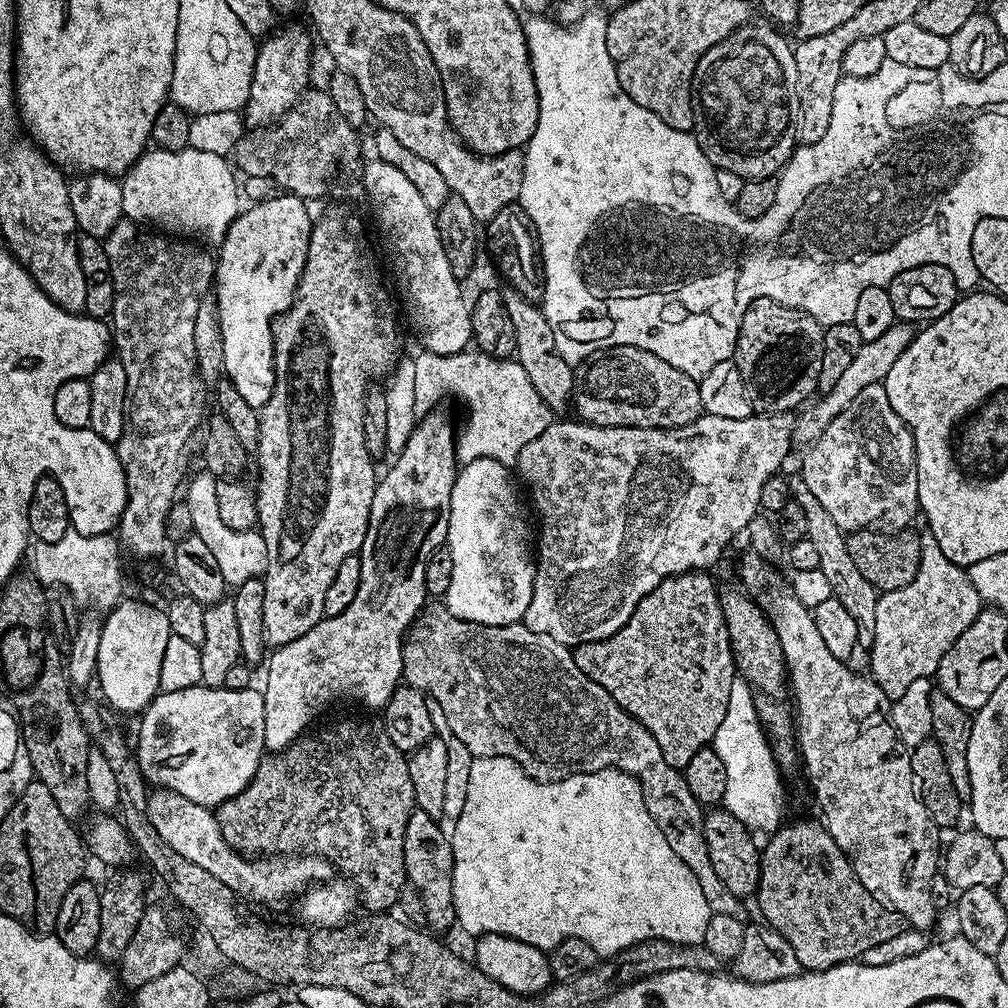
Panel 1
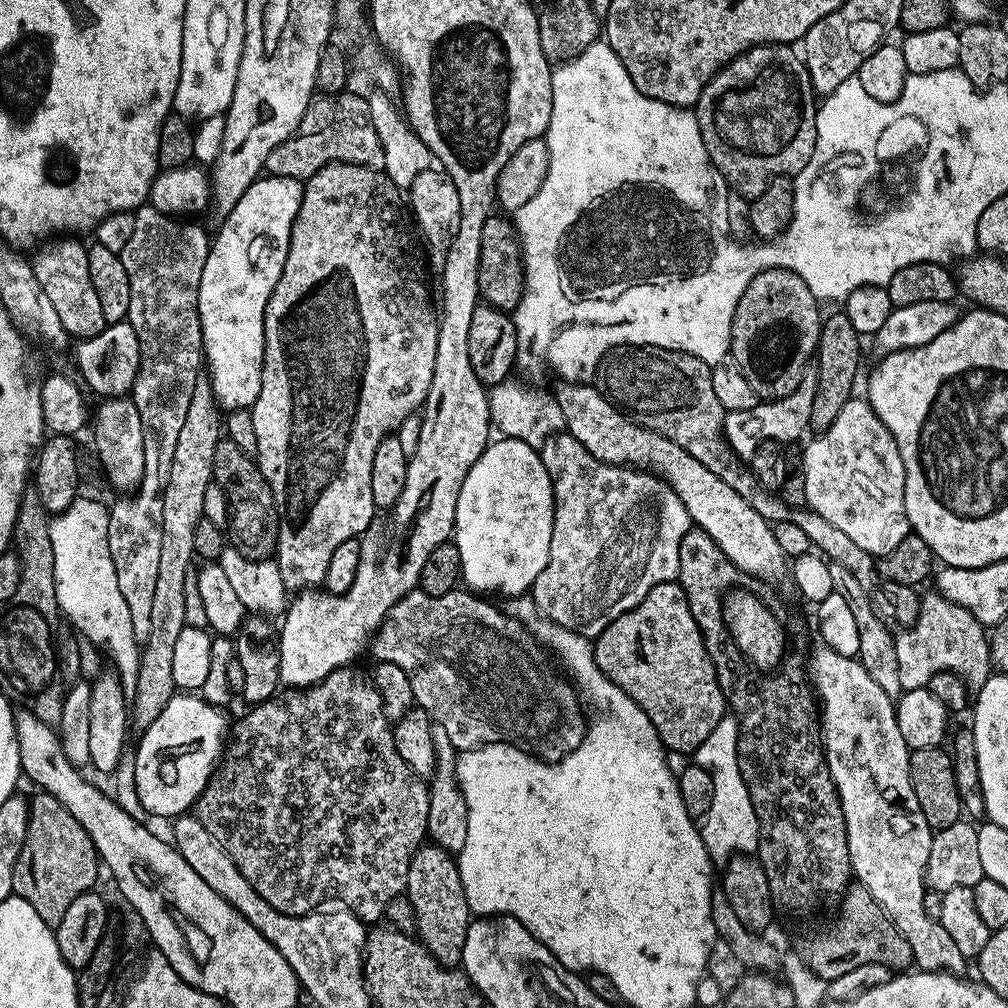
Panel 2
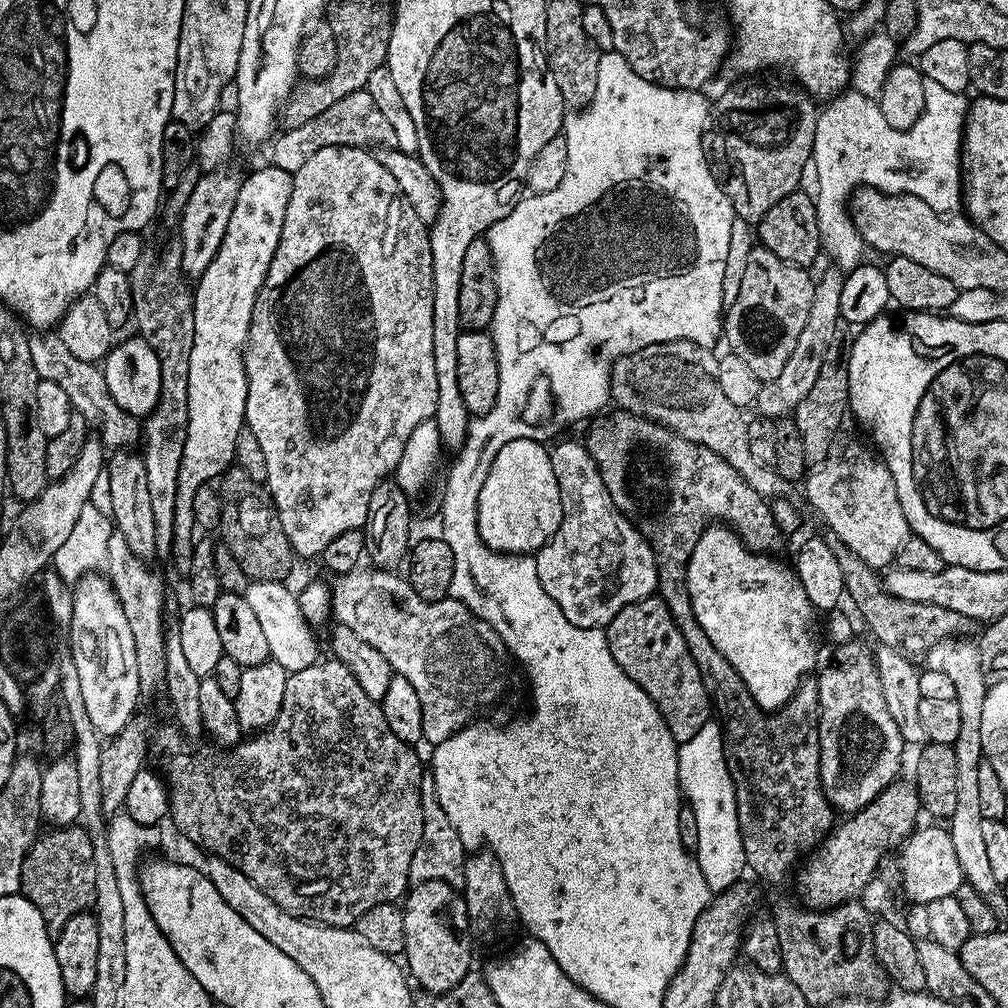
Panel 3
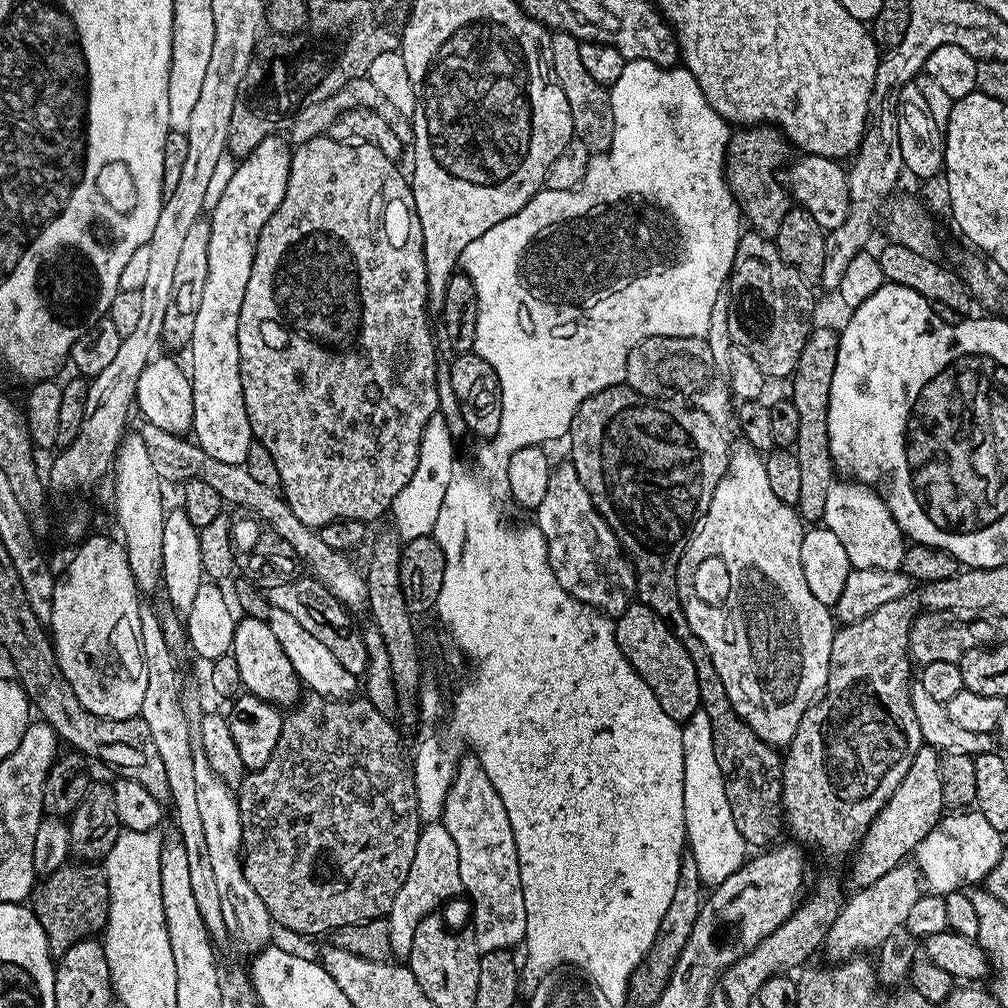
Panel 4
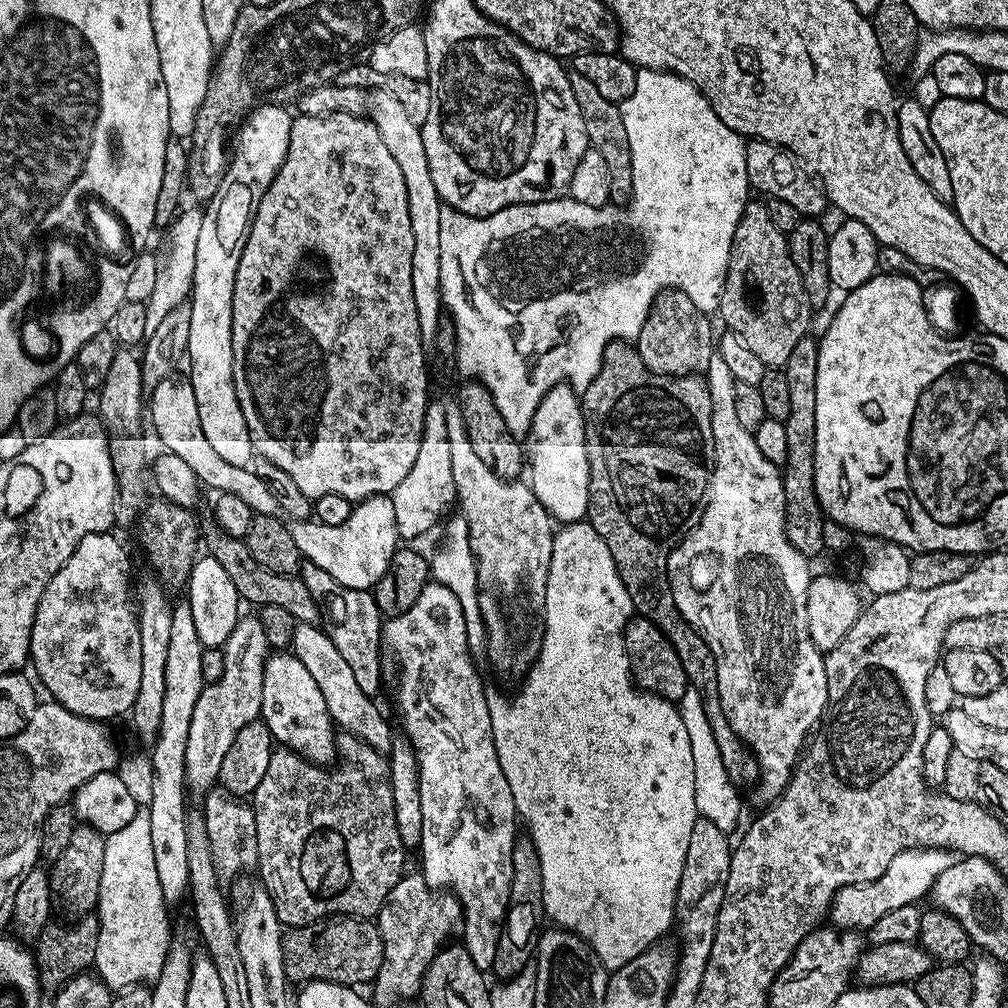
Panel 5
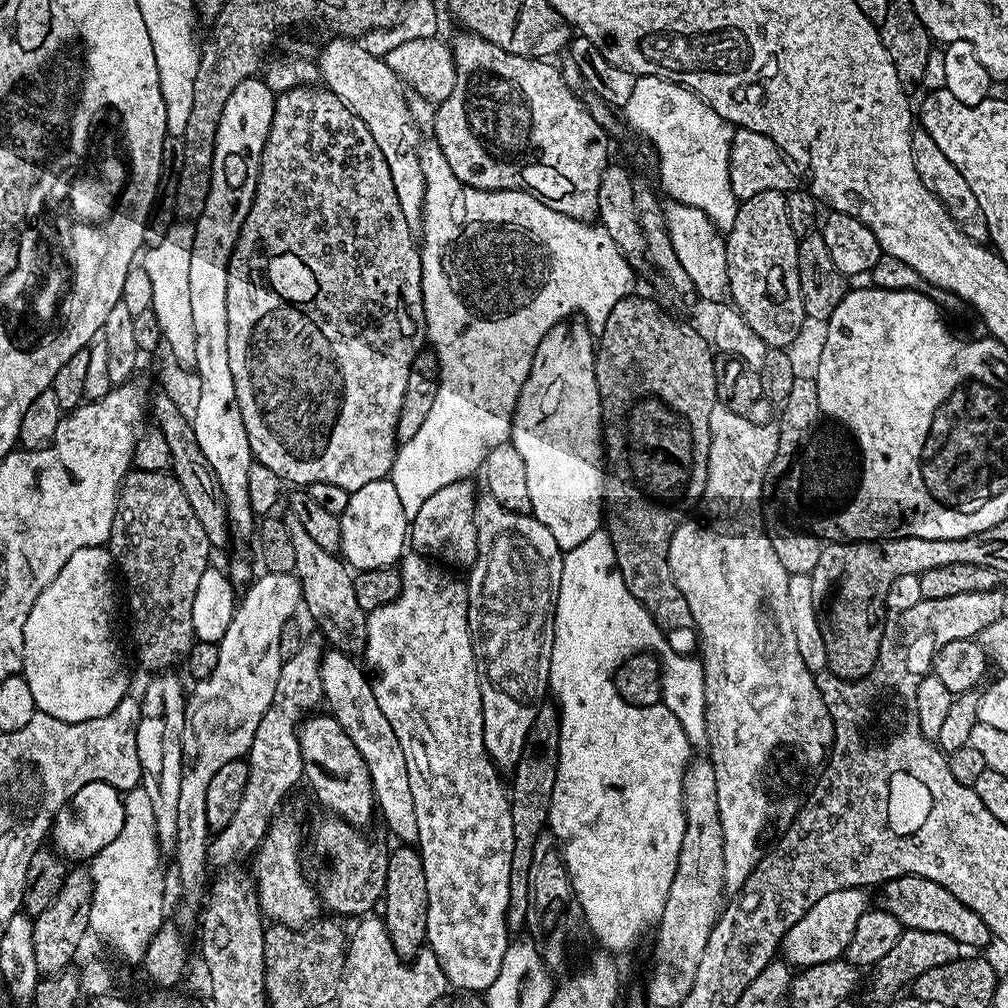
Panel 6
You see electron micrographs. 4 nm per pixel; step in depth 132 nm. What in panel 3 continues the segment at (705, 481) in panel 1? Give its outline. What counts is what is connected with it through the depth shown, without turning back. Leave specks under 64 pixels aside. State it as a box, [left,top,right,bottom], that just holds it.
[535,266,845,629]

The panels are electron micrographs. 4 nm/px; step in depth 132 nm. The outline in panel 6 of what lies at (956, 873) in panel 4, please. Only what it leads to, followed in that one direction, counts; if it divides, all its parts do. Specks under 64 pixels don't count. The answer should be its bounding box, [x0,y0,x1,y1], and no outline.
[783,888,870,969]

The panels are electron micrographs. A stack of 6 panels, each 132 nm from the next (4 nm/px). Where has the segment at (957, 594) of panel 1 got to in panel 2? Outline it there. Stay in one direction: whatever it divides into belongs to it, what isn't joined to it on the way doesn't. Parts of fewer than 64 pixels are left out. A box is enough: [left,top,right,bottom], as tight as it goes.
[895,590,994,690]

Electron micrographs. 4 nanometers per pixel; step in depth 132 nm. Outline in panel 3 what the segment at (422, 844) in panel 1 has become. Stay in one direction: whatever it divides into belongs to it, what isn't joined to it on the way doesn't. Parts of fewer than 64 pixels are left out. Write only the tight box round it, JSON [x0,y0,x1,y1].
[402,881,473,994]

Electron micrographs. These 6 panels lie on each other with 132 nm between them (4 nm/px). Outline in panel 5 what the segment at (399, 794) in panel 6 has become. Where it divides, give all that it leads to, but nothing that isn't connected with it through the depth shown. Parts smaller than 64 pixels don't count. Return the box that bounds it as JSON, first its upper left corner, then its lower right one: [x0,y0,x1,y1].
[291,623,394,754]

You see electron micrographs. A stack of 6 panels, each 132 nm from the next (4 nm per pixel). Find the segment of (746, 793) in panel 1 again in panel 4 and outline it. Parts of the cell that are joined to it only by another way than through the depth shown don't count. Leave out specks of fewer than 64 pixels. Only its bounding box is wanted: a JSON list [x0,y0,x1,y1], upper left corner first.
[683,711,748,887]

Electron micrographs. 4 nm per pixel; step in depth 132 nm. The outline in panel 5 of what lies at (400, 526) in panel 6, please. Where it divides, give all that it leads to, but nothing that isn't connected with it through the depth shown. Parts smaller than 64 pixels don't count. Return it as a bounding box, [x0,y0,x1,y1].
[288,495,402,592]

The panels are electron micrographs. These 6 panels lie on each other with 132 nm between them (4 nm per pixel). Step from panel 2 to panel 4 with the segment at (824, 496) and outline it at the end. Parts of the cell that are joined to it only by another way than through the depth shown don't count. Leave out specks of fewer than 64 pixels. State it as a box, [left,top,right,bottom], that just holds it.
[823,478,906,571]

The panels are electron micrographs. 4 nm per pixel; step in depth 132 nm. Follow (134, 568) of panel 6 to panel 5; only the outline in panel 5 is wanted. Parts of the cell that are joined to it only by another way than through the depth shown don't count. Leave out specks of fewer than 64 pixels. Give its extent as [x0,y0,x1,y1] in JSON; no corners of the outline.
[140,498,202,589]

